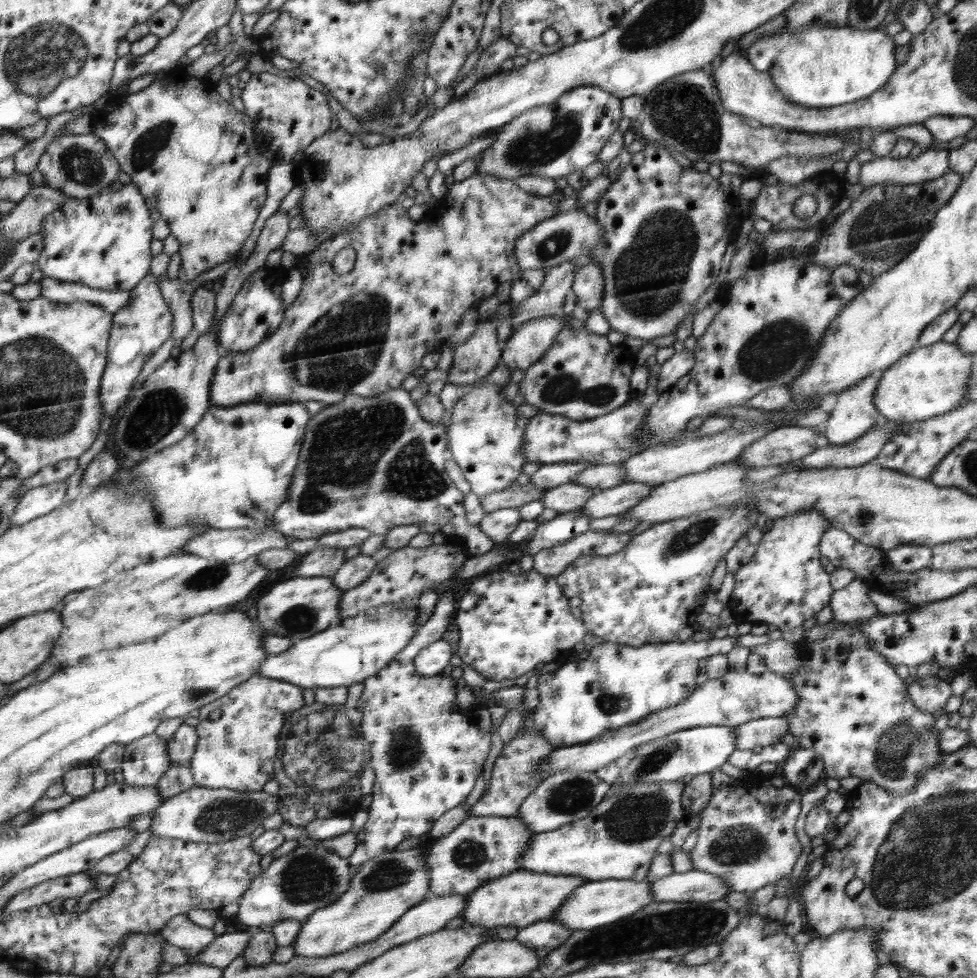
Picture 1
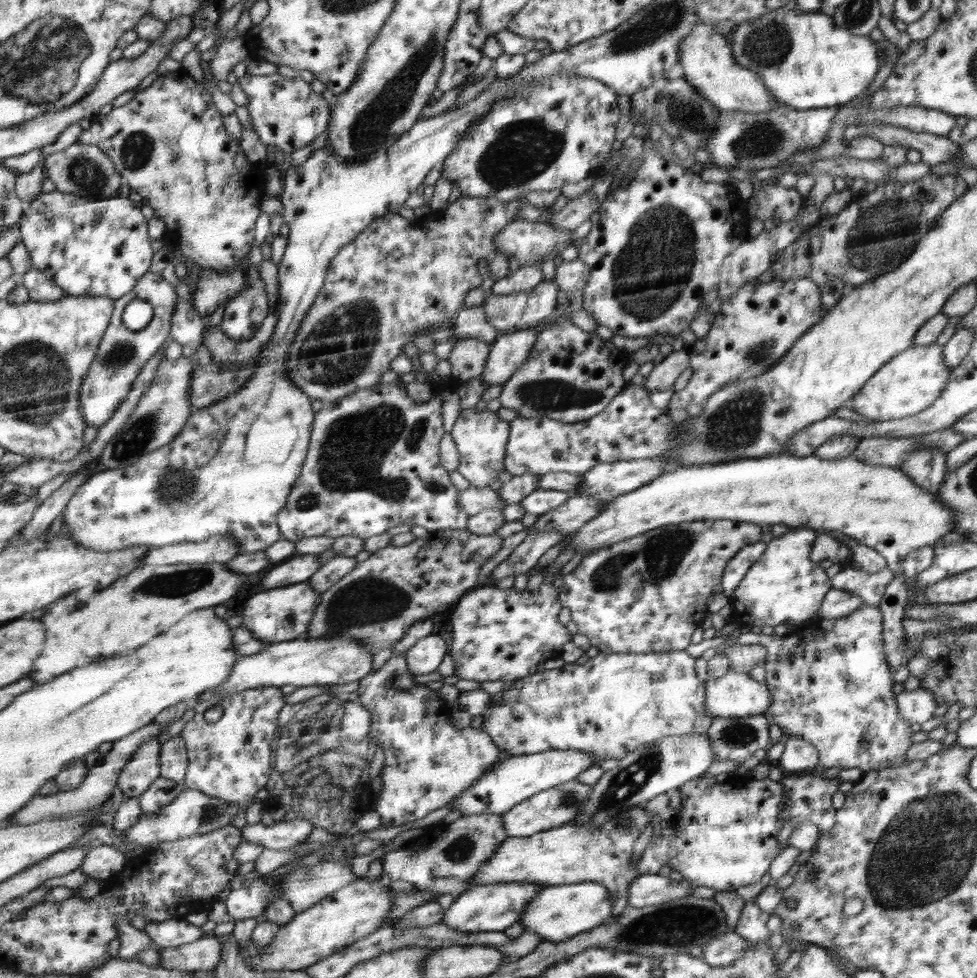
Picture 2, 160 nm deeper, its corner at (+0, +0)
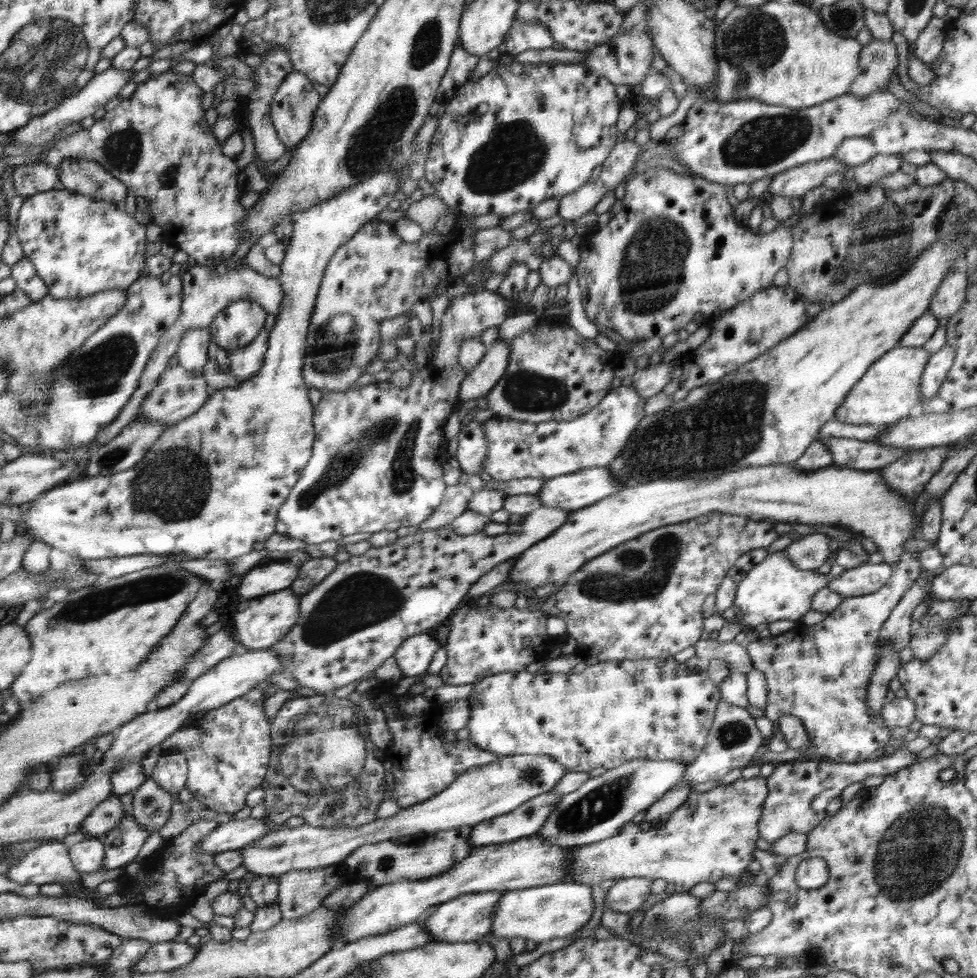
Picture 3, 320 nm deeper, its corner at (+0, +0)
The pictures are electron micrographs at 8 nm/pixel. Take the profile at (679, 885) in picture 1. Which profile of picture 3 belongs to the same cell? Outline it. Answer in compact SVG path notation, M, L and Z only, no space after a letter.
M644 877L620 879L604 898L604 912L615 910L623 915L636 911L647 900L652 882Z

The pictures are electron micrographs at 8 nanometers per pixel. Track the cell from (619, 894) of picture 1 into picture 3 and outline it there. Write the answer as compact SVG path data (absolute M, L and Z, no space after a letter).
M560 882L504 894L494 916L491 936L514 940L514 936L530 939L537 944L574 934L592 918L592 886Z

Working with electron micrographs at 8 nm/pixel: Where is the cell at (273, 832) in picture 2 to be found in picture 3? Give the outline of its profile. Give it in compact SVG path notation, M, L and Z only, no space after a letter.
M251 817L219 824L210 836L204 836L200 851L214 854L236 851L248 846L250 842L258 842L262 836L272 832L273 828L274 826L265 819L257 820Z

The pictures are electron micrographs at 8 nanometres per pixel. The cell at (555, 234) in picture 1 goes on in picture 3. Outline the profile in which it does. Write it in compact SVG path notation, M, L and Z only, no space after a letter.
M499 226L487 229L478 229L473 234L474 262L471 271L480 268L484 260L488 260L497 250L503 249L516 241L512 237L513 230L501 229Z

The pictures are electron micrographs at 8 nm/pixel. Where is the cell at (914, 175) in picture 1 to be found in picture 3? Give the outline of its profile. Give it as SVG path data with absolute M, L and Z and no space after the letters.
M833 156L807 162L774 175L767 190L773 196L790 196L799 200L814 187L820 186L828 174L839 172L844 175L844 172L851 168L852 166L847 166Z

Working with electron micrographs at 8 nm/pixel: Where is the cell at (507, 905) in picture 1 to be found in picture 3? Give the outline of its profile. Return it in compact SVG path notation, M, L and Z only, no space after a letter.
M494 890L459 896L458 899L437 905L437 909L429 917L423 918L422 923L434 941L446 943L480 942L492 931L494 916L498 912L498 904L504 894L506 891Z

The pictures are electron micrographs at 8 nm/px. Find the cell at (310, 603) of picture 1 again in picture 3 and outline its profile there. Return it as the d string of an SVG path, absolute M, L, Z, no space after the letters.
M289 588L271 595L258 596L255 599L243 601L235 614L234 630L239 644L249 650L270 648L273 644L284 639L298 622L301 611L300 595Z

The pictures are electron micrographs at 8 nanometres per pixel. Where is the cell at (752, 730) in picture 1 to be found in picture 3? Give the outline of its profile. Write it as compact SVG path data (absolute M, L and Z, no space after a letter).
M720 700L717 704L715 717L708 733L707 741L696 760L686 767L678 785L683 782L702 784L710 780L719 780L734 768L746 767L756 750L765 742L761 732L756 728L754 719L745 708L732 706Z

